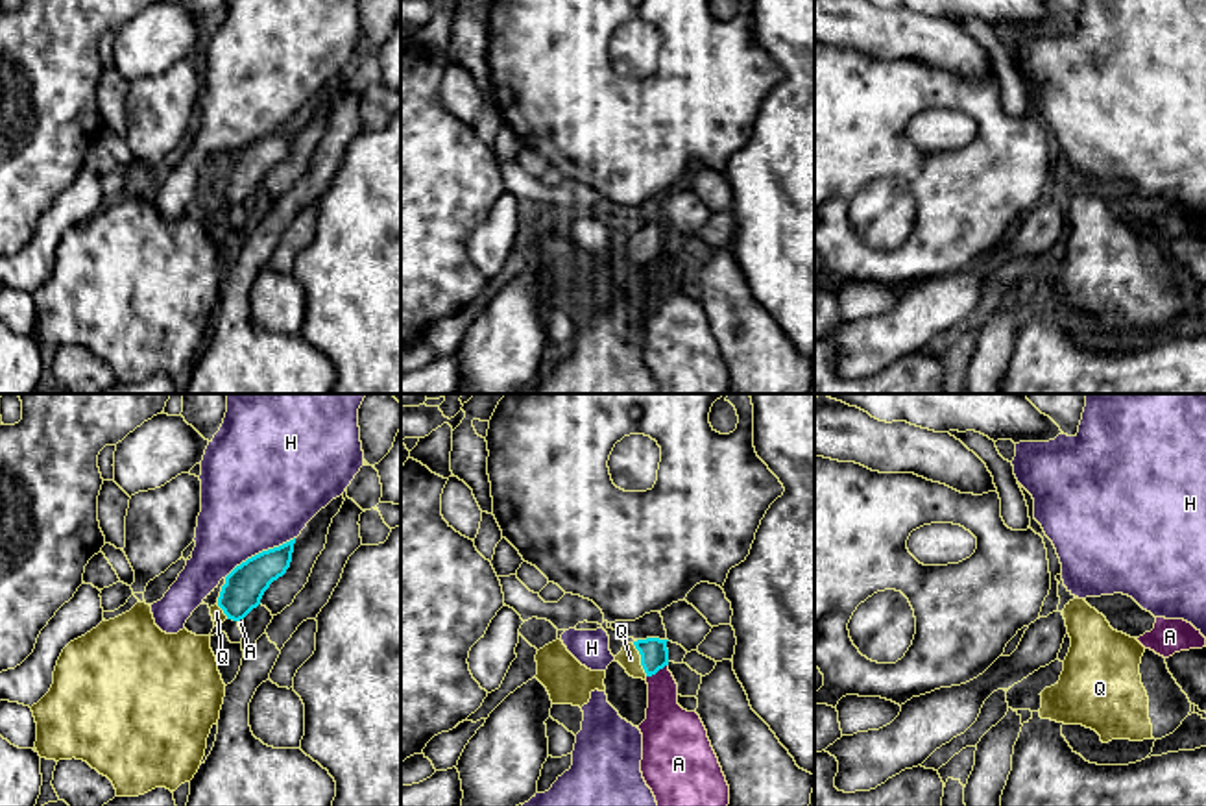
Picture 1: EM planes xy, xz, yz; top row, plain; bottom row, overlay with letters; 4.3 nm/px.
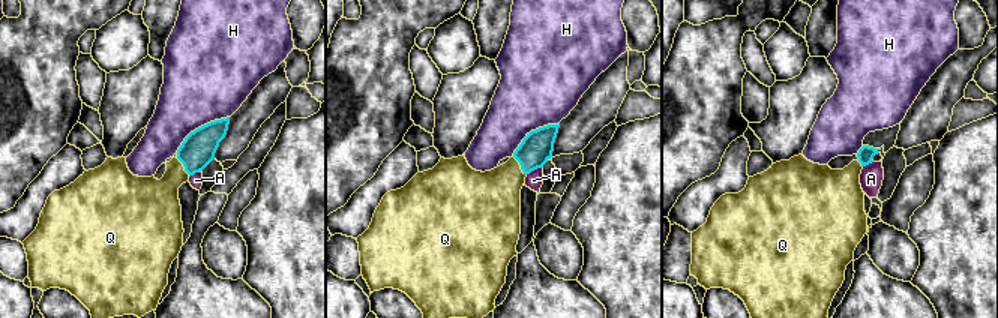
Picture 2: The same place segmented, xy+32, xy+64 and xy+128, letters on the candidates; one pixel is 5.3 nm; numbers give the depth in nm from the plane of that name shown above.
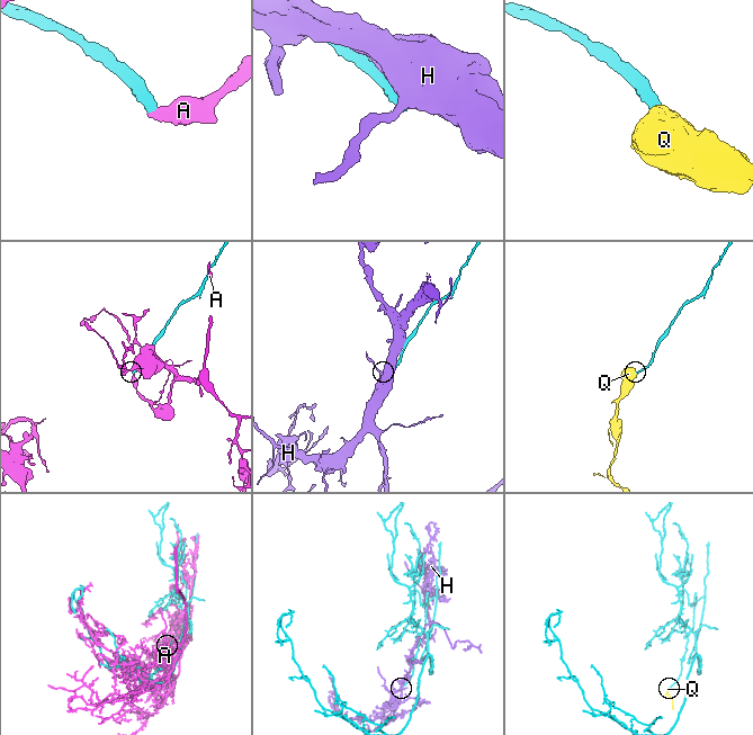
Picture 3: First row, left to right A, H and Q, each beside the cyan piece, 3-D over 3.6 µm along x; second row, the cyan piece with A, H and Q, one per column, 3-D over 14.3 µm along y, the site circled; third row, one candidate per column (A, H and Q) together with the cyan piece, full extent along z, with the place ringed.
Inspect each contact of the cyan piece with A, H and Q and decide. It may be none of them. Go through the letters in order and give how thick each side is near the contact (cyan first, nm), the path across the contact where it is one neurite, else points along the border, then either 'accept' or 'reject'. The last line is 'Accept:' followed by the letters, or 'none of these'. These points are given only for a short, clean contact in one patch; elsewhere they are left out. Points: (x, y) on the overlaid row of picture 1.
A: 130 nm thick on the cyan side, 200 nm on the other; border along xz (667, 664), (647, 677); reject
H: 180 nm thick on the cyan side, 480 nm on the other; reject
Q: 130 nm thick on the cyan side, 90 nm on the other; runs through xz (654, 655), (641, 660), (630, 659); accept
Accept: Q

